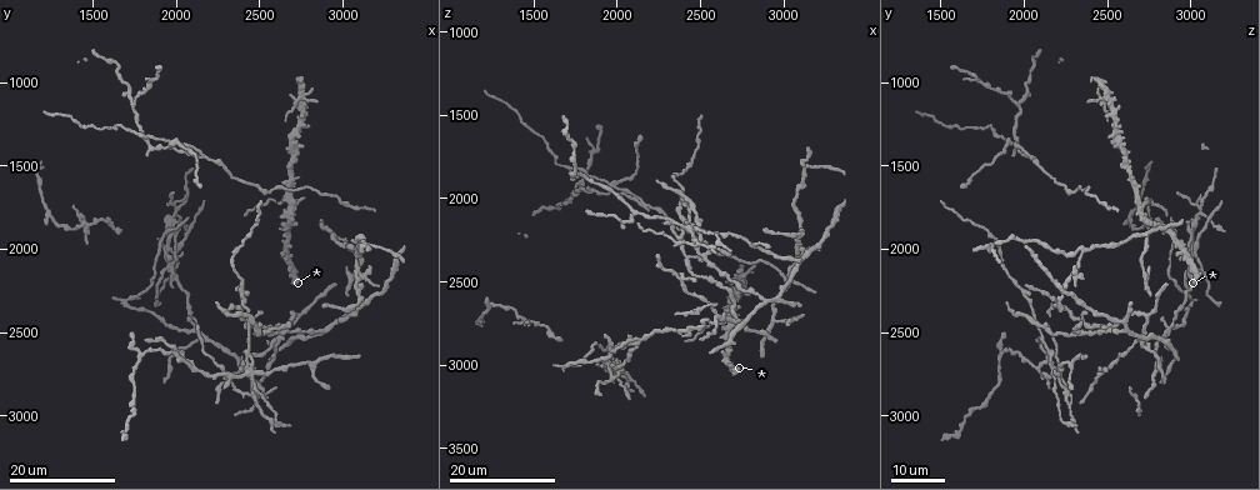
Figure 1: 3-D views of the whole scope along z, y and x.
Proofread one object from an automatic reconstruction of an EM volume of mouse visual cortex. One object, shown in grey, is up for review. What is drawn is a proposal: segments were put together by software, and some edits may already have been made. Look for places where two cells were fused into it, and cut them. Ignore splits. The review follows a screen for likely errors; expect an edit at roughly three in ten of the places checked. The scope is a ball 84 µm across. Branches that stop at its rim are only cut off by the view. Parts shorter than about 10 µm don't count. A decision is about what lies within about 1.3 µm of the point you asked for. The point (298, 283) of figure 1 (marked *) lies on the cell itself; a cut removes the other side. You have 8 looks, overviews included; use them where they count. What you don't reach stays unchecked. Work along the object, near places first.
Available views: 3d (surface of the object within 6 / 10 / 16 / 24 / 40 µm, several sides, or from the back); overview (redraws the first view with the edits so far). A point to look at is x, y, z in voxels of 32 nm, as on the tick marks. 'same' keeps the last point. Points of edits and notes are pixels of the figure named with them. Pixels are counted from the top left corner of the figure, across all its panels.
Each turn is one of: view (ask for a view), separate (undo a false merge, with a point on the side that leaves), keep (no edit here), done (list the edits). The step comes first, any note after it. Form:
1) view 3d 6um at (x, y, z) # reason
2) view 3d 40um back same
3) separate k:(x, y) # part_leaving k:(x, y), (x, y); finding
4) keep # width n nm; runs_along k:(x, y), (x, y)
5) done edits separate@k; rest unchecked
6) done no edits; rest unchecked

view 3d 24um at (2580, 2540, 2680) # branch point

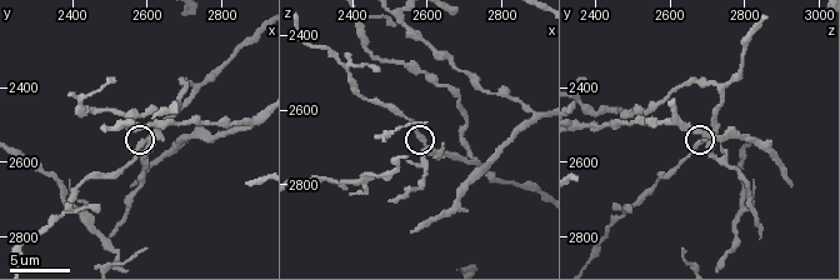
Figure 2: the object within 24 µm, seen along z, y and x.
view 3d 6um at (2590, 2540, 2680)

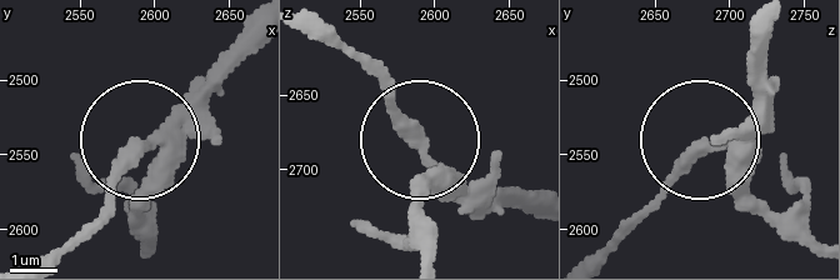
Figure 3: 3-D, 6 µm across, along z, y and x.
keep # runs_along 3:(253, 44), (138, 144), (66, 243); all the same cell

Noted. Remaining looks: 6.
view 3d 16um at (3120, 2180, 2320) # thick turns thin

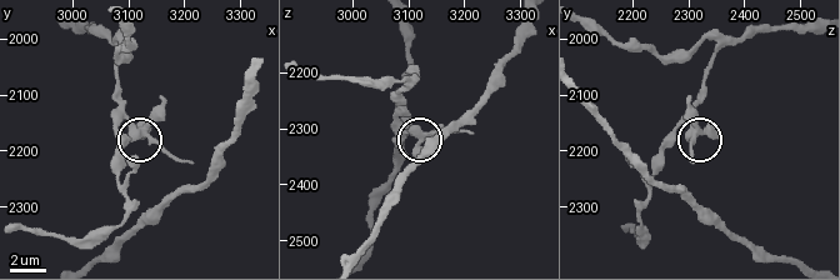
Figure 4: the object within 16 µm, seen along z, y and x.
view 3d 6um at (3140, 2180, 2310)

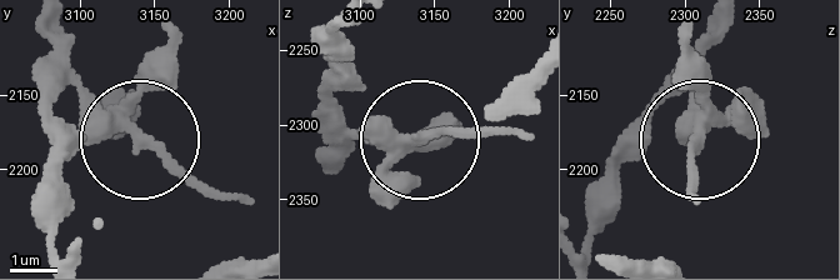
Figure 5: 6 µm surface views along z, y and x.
view 3d 6um back at (3142, 2180, 2306) # from behind

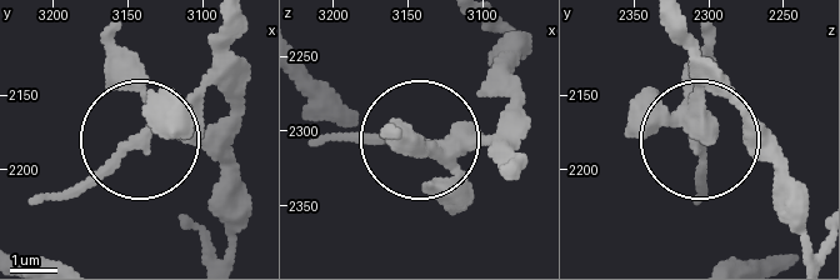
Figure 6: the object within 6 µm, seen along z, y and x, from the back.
keep # width 220 nm; runs_along 6:(509, 169), (493, 145), (334, 134); one cell here

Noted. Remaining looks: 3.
view 3d 24um at (3080, 2020, 2340) # two arms in line, one across

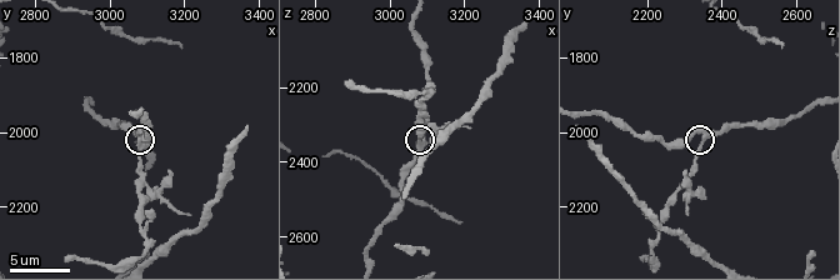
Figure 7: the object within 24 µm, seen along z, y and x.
view 3d 10um at (3090, 2010, 2350)

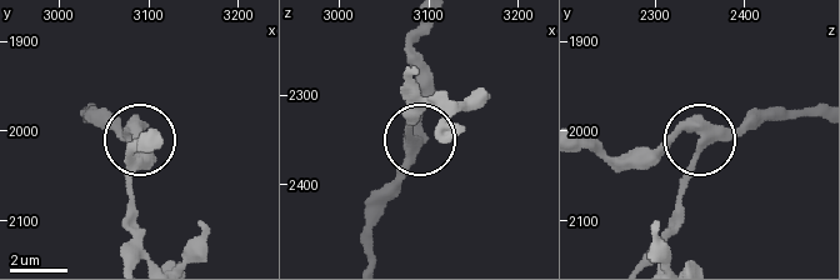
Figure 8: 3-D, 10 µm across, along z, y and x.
view 3d 10um back at (3085, 2010, 2350)

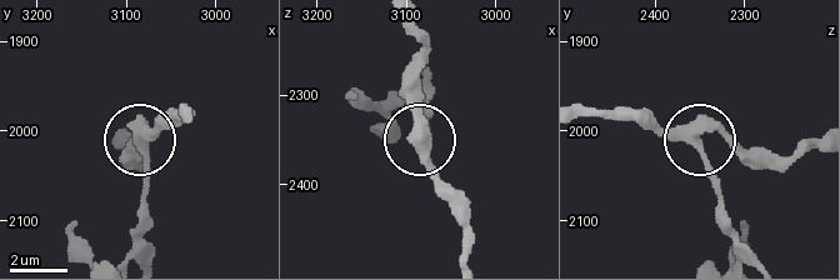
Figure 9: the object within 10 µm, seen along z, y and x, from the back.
keep # runs_along 9:(465, 254), (463, 204), (426, 146), (415, 56); continuous, no second cell

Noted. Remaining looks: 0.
done no edits; rest unchecked

